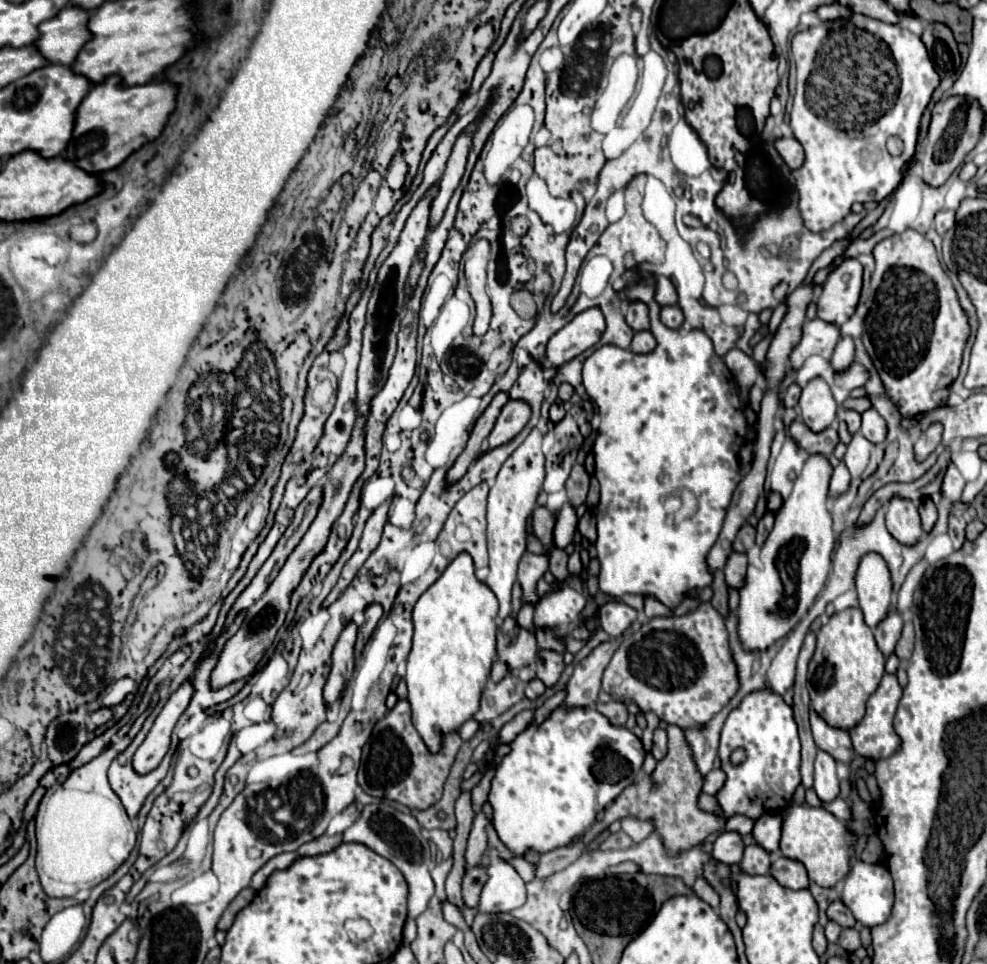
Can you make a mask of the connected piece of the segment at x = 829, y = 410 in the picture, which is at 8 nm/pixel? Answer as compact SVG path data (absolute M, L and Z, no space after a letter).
M816 377L802 389L802 397L800 397L802 419L814 433L820 433L832 425L836 417L836 409L838 405L824 379Z

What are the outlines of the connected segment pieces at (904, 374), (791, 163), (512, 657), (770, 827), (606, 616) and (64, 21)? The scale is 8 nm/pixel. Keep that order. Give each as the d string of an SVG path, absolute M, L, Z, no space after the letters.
M906 229L902 235L882 239L874 251L876 269L870 281L870 307L866 315L866 329L862 343L872 363L876 365L886 397L896 405L902 417L914 419L916 415L930 413L938 407L946 407L950 399L950 385L956 381L962 353L970 337L970 323L966 311L960 307L958 293L944 273L934 243L914 229Z
M780 137L780 139L774 141L774 147L776 147L776 151L780 153L780 157L784 159L784 163L790 169L798 169L802 165L804 149L794 137Z
M510 615L504 619L504 625L498 631L498 659L510 669L530 665L536 657L536 639L534 633L516 625L516 619Z
M780 811L780 813L766 813L766 815L762 815L756 821L756 825L752 829L756 845L760 845L766 853L778 851L782 819L784 819L784 811Z
M608 601L604 607L600 607L598 611L598 619L602 629L610 635L610 637L618 637L624 631L628 631L628 627L632 625L632 621L638 617L636 609L620 603L620 601Z
M66 5L56 17L40 23L40 37L34 45L40 45L40 53L48 57L52 65L72 65L76 53L88 41L86 29L90 13L72 5Z

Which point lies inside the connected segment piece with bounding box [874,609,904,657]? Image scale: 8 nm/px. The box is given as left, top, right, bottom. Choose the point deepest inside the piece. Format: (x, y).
(887, 634)

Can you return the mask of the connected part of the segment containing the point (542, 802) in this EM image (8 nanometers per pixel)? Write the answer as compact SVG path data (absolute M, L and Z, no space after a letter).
M556 707L544 723L530 723L512 743L510 753L496 765L492 777L488 803L492 805L492 825L500 841L516 855L524 855L526 849L548 853L558 847L570 845L574 839L594 823L596 815L606 809L638 775L644 761L642 741L622 725L612 725L594 707L588 709L564 709Z

